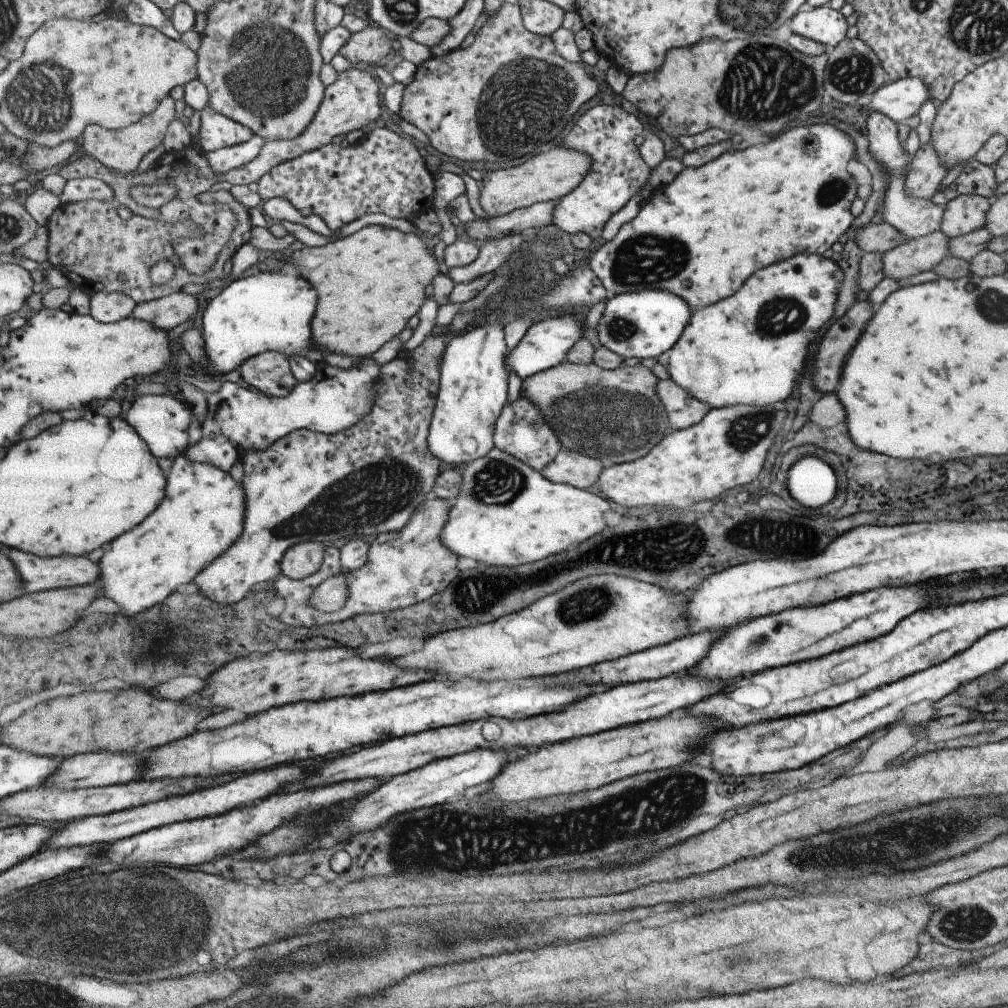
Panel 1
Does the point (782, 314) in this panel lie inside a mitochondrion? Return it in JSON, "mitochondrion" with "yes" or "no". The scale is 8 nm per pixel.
{"mitochondrion":"yes"}

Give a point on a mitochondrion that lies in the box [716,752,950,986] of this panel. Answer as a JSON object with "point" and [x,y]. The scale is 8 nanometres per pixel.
{"point":[746,961]}

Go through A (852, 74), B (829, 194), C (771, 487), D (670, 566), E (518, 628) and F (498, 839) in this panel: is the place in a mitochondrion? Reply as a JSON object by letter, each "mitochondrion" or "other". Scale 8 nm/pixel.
{"A":"mitochondrion","B":"mitochondrion","C":"other","D":"mitochondrion","E":"other","F":"mitochondrion"}

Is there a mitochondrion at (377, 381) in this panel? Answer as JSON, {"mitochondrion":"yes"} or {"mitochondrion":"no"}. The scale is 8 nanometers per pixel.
{"mitochondrion":"no"}

